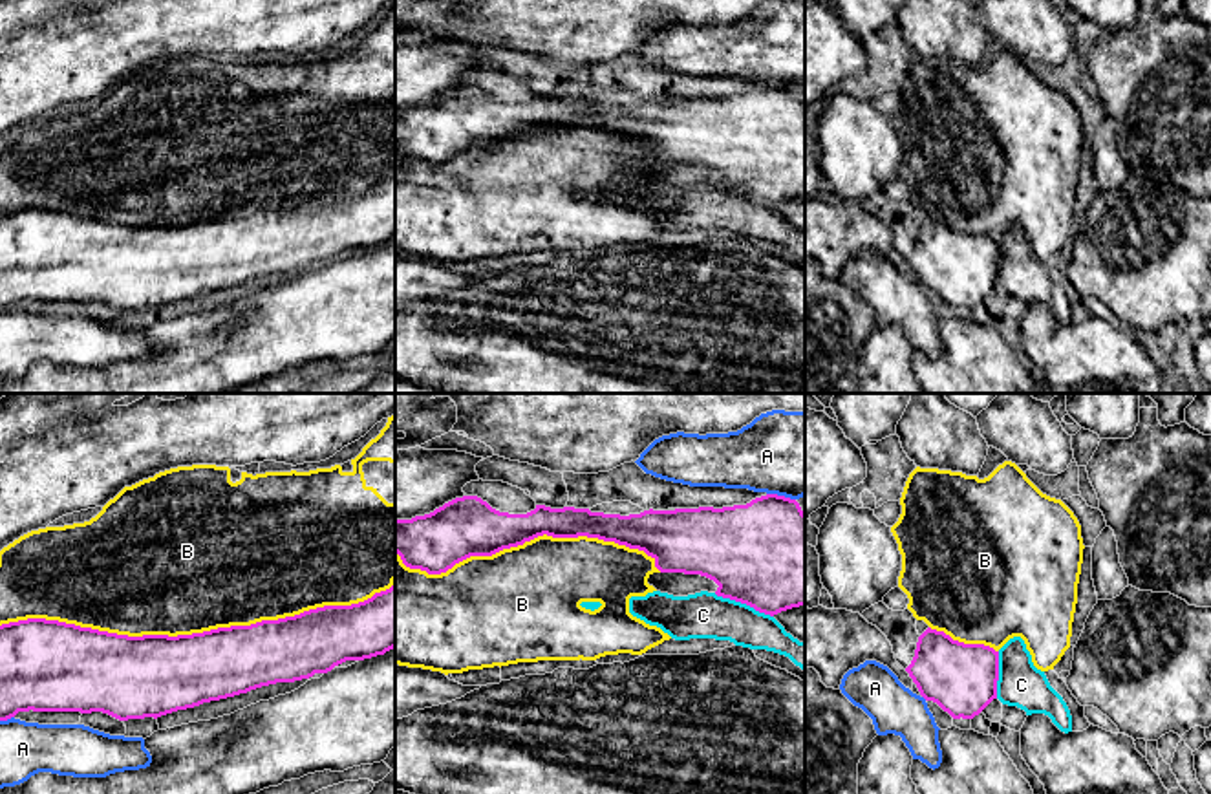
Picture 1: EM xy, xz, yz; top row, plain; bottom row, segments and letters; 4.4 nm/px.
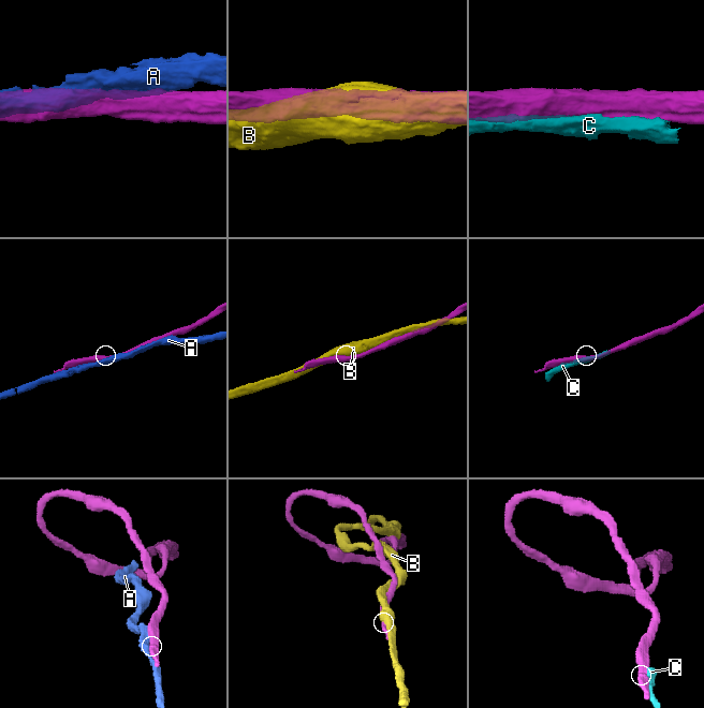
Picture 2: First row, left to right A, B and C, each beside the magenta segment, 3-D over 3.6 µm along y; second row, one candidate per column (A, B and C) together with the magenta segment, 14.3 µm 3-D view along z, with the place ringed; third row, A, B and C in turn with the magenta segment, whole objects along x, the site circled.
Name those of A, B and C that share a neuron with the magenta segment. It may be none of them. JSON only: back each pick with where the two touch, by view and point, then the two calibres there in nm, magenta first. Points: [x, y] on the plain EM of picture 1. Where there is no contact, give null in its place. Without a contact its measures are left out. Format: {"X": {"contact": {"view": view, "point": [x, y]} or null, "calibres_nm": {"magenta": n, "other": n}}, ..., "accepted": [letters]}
{"accepted": []}

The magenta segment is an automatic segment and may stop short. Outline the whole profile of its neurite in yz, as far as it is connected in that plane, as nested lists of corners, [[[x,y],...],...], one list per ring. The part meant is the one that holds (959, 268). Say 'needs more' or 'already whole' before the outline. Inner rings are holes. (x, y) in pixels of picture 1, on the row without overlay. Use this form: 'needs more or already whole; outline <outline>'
already whole; outline [[[927,218],[906,258],[920,285],[953,309],[973,309],[997,289],[999,241]]]

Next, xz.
already whole; outline [[[766,84],[746,95],[604,104],[589,99],[536,95],[527,104],[492,99],[477,86],[455,88],[430,104],[395,110],[395,143],[410,159],[441,165],[470,146],[492,146],[538,126],[598,128],[644,141],[660,163],[701,165],[719,177],[717,187],[765,205],[805,196],[805,102],[796,90]]]

